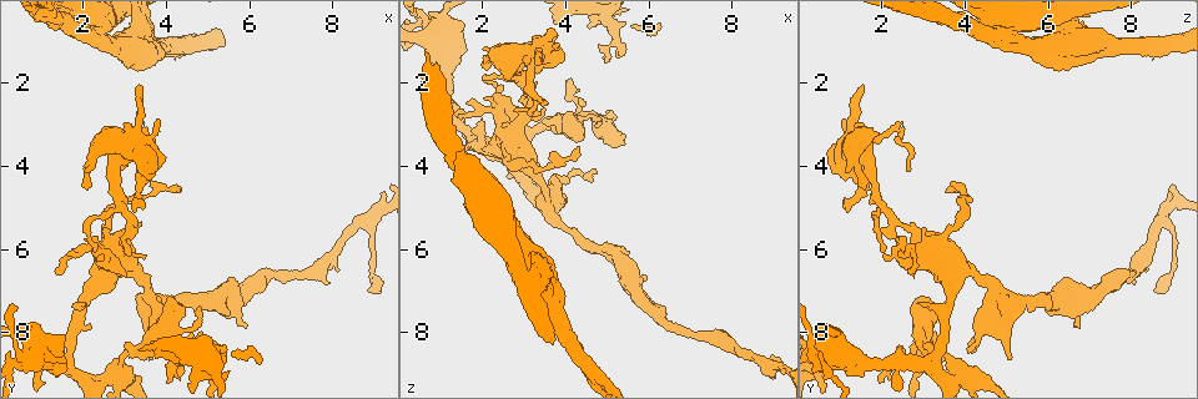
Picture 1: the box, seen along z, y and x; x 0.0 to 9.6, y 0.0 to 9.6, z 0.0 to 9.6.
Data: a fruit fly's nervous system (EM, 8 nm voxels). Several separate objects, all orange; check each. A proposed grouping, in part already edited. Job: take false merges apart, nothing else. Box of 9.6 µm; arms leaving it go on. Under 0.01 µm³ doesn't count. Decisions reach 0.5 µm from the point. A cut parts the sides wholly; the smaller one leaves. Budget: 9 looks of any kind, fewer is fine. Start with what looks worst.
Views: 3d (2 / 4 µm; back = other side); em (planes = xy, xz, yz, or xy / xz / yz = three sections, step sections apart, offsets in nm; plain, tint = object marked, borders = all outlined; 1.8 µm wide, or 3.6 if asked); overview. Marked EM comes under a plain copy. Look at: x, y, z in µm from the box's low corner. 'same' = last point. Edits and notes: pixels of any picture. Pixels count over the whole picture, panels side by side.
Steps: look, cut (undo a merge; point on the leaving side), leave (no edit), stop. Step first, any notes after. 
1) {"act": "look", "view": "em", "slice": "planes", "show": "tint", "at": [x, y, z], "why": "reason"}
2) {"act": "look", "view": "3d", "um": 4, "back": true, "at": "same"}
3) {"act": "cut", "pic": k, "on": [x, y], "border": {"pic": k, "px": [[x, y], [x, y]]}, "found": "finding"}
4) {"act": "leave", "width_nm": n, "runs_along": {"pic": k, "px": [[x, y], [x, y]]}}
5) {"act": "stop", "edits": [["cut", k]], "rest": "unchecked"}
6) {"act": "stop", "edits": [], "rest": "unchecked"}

{"act": "look", "view": "em", "um": 3.6, "slice": "xy", "step": 16, "show": "tint", "at": [2.35, 0.80, 5.10], "why": "calibre changes"}

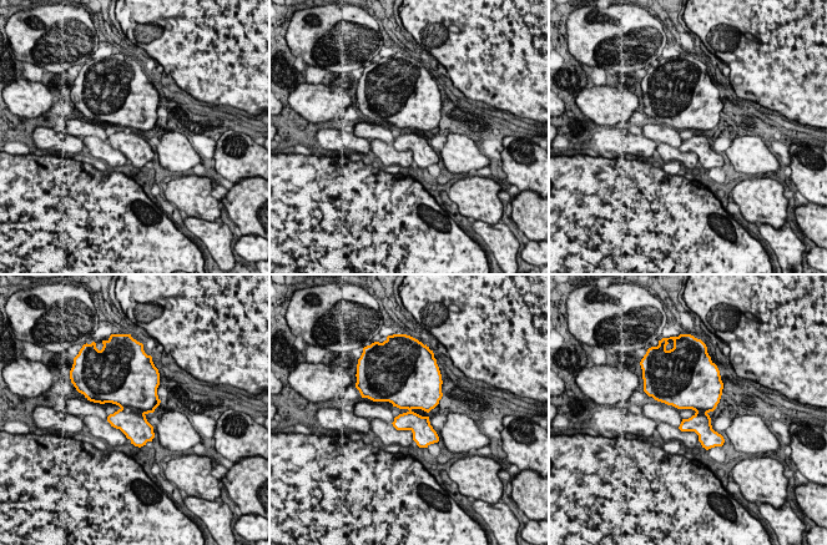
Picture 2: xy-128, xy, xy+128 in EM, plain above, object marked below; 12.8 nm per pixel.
{"act": "look", "view": "em", "um": 3.6, "slice": "planes", "show": "tint", "at": "same"}

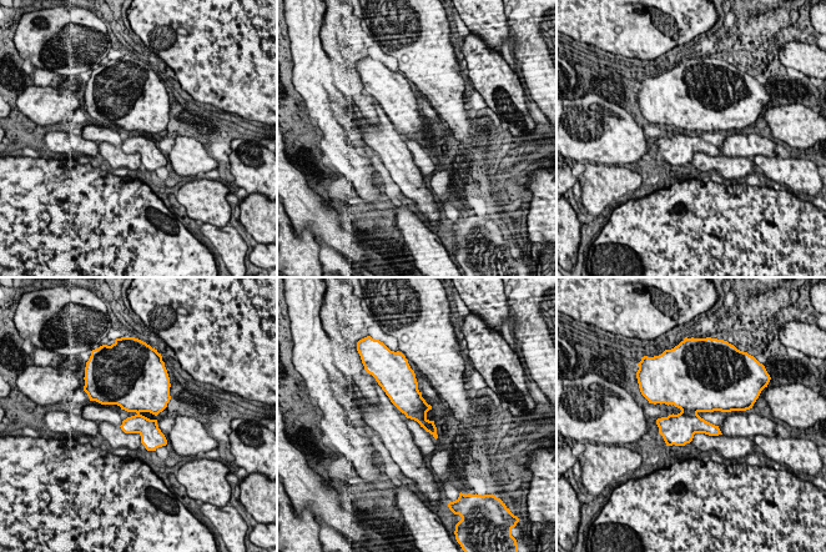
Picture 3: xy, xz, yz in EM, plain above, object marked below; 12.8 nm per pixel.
{"act": "leave", "width_nm": 340, "found": "all the same cell"}

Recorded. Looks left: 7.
{"act": "look", "view": "em", "slice": "planes", "show": "tint", "at": [5.25, 8.45, 0.85], "why": "calibre changes"}

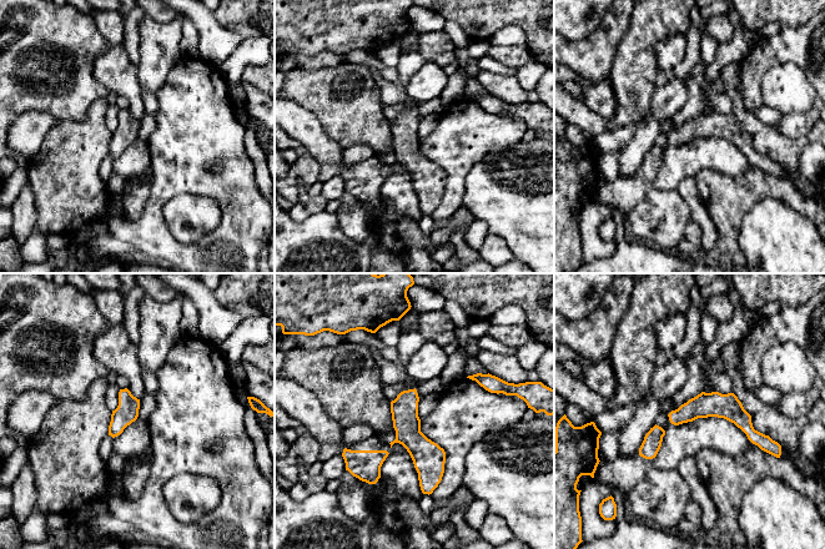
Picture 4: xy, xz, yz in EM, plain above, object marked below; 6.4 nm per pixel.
{"act": "leave", "runs_along": {"pic": 4, "px": [[411, 392], [428, 487]]}, "found": "one cell here"}

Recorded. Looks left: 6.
{"act": "look", "view": "em", "slice": "xz", "step": 8, "show": "tint", "at": [3.15, 5.35, 2.40], "why": "thick turns thin"}

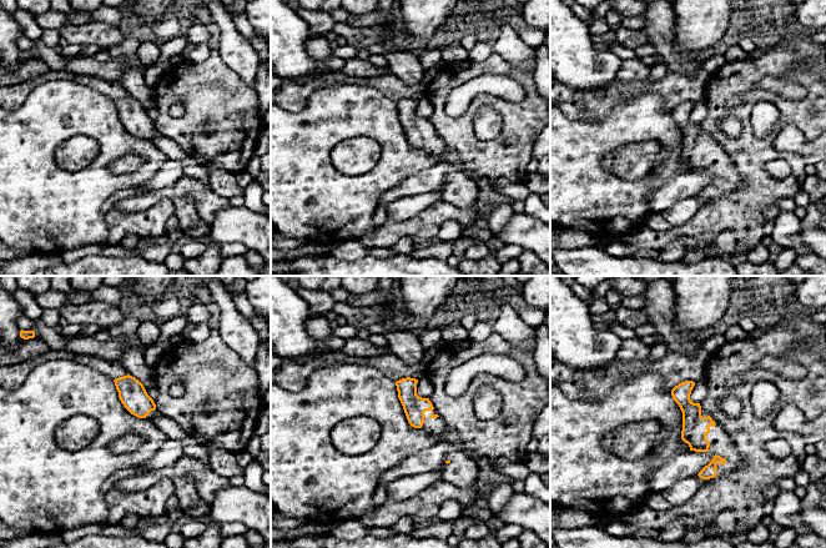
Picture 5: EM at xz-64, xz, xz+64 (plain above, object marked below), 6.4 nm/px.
{"act": "look", "view": "em", "slice": "planes", "show": "tint", "at": "same"}

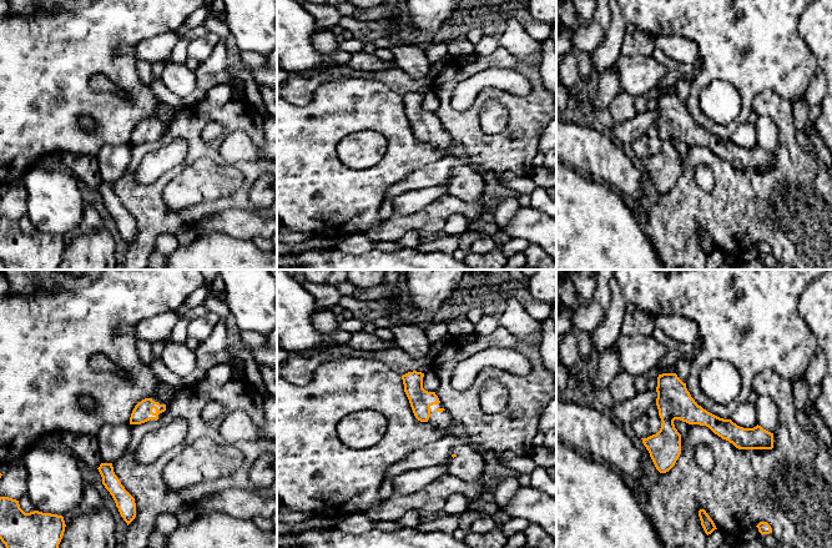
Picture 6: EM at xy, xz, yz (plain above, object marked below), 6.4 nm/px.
{"act": "leave", "width_nm": 140, "runs_along": {"pic": 6, "px": [[661, 377], [696, 415], [766, 436]]}, "found": "all the same cell"}

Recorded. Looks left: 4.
{"act": "look", "view": "em", "slice": "planes", "show": "tint", "at": [8.80, 5.30, 8.80], "why": "sharp bend"}

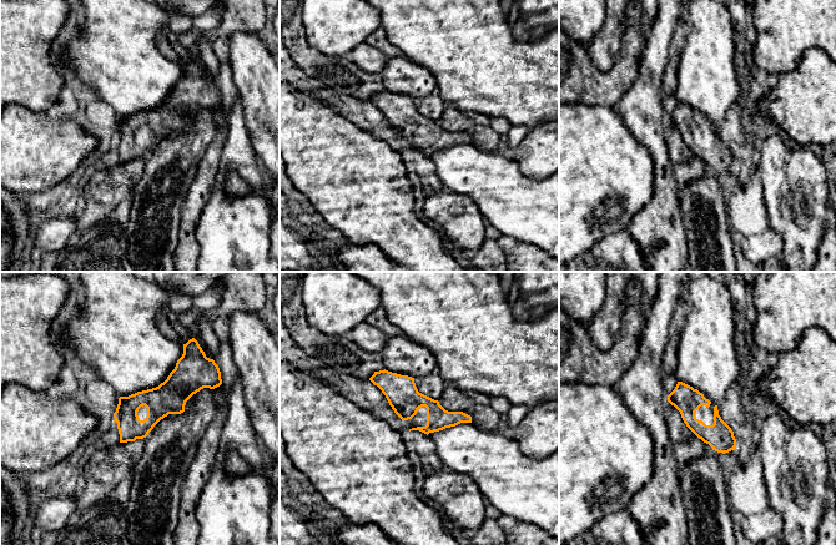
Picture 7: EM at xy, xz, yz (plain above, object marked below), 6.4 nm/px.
{"act": "leave", "runs_along": {"pic": 7, "px": [[208, 383], [186, 383], [122, 439]]}, "found": "one cell here"}

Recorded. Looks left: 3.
{"act": "stop", "edits": [], "rest": "unchecked"}

